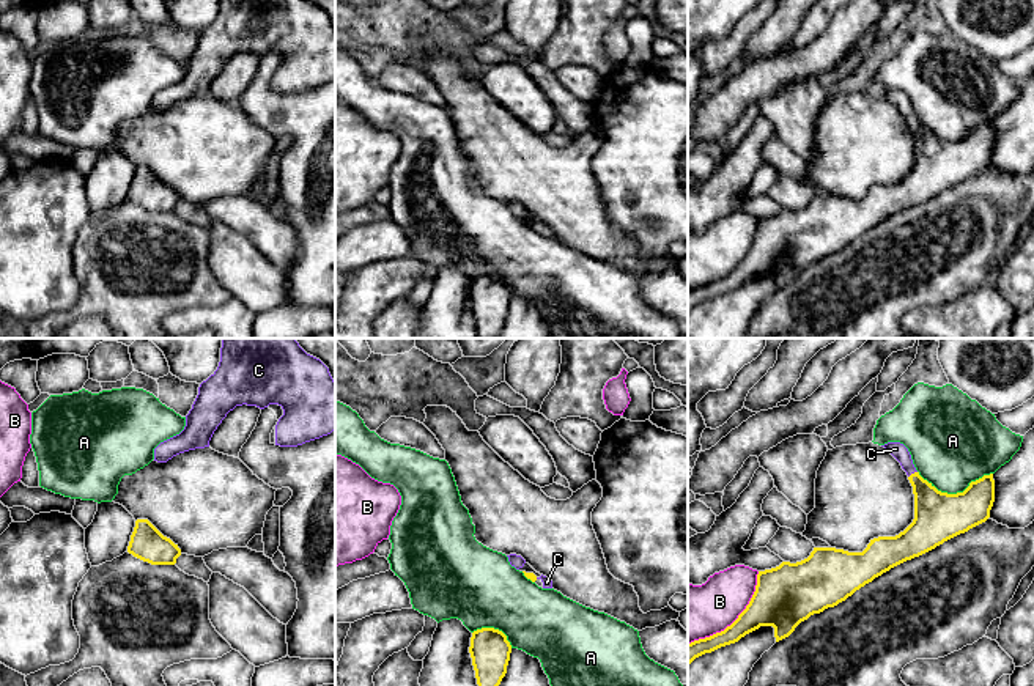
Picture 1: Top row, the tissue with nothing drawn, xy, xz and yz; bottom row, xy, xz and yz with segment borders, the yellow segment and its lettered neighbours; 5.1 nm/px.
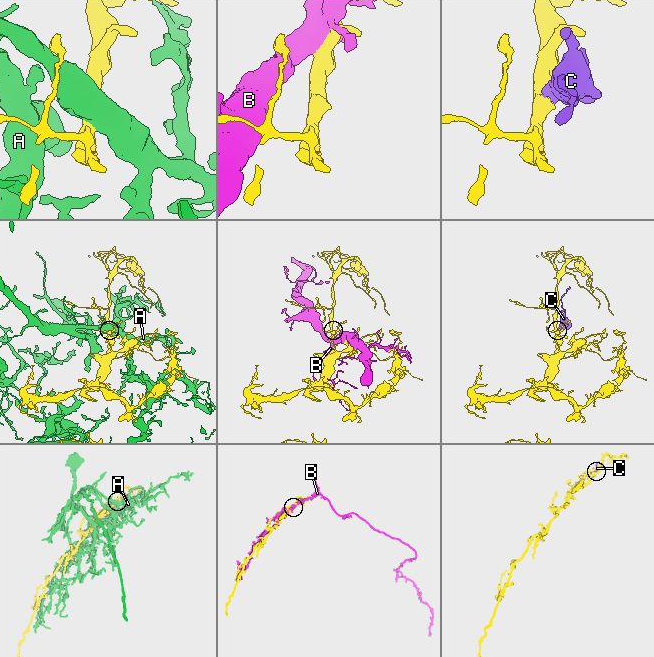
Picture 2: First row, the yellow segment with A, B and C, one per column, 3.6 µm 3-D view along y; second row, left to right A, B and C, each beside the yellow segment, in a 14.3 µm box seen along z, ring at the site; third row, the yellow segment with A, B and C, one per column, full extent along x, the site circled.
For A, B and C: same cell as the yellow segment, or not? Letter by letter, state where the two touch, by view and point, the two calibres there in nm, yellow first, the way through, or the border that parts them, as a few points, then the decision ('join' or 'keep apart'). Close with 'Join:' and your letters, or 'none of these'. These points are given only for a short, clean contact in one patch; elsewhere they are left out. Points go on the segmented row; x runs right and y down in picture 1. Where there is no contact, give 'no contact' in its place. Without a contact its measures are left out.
A: contact yz (954, 494); calibres 260 and 420 nm; keep apart
B: contact yz (737, 619); calibres 280 and 280 nm; keep apart
C: contact yz (912, 474); calibres 240 and 80 nm; way yz (938, 515), (912, 474), (904, 457), (896, 449); join
Join: C

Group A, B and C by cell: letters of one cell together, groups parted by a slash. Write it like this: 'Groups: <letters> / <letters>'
Groups: A / B / C

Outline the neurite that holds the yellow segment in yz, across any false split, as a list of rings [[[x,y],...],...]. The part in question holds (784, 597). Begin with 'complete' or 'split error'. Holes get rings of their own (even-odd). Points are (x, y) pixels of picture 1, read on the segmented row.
split error; [[[900,442],[884,447],[907,472],[914,494],[914,519],[896,537],[870,540],[862,552],[814,548],[801,562],[759,571],[755,592],[724,631],[688,644],[688,666],[699,656],[738,642],[760,626],[773,626],[776,642],[814,614],[834,607],[891,568],[985,522],[995,502],[993,474],[971,481],[963,492],[938,491],[916,470]]]

